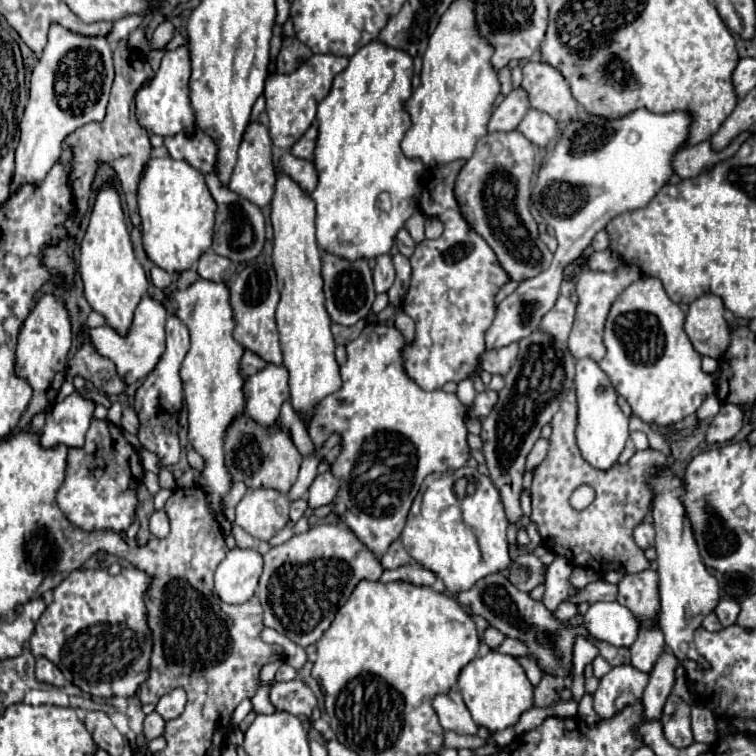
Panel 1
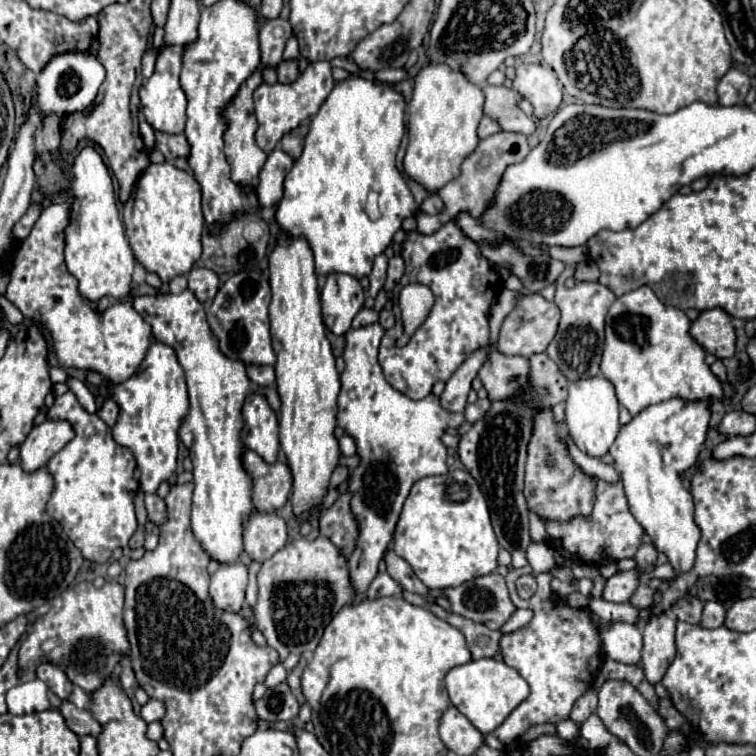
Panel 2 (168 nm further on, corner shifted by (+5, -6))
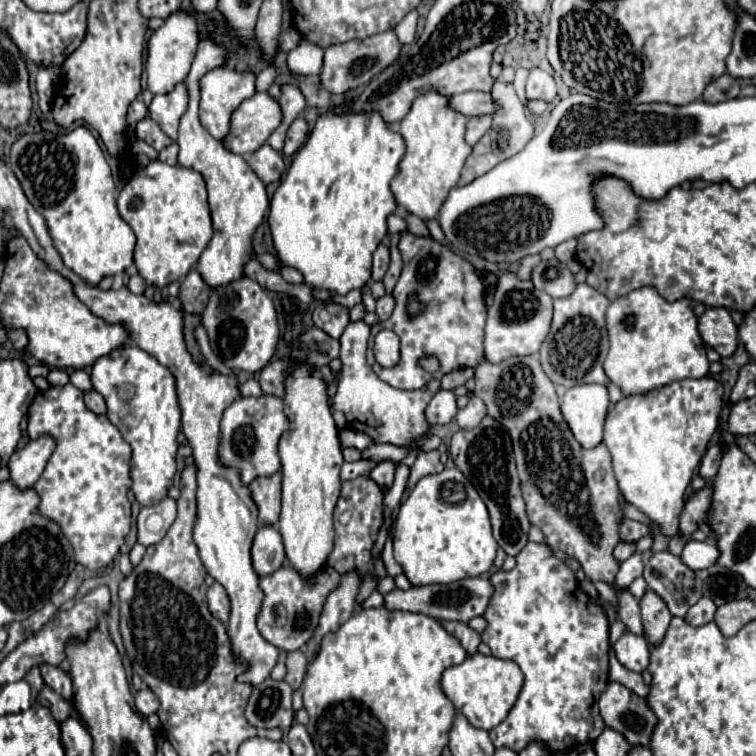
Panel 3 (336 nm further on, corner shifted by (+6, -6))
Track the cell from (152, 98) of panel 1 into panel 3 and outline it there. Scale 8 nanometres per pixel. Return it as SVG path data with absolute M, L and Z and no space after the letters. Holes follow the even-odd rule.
M180 83L174 87L174 91L166 95L156 95L150 103L150 119L160 125L160 129L176 141L178 137L178 121L184 115L188 107L188 91L186 85Z

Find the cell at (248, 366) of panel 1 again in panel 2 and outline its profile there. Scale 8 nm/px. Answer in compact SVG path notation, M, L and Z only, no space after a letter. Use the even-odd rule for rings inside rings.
M247 365L247 375L259 387L275 385L275 369L271 365Z

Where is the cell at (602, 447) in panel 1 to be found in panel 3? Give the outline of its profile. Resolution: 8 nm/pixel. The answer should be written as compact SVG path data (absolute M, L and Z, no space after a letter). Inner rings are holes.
M576 385L562 397L562 415L582 445L598 445L602 427L610 409L608 389L604 385Z

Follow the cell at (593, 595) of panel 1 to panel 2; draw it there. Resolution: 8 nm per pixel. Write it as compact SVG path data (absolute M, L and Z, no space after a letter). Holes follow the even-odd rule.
M617 571L603 589L601 599L611 603L625 603L633 595L633 589L639 585L635 571Z

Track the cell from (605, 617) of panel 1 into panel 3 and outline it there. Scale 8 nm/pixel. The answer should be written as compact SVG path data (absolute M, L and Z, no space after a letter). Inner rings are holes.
M626 631L612 647L616 651L618 661L624 667L628 667L628 669L632 669L636 673L642 673L648 667L648 663L650 663L648 643L640 635L634 635L634 633L628 633Z

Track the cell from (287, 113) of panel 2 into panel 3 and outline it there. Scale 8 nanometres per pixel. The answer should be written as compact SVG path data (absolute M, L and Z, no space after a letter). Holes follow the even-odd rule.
M256 93L242 101L230 119L224 147L232 153L254 153L280 125L280 105L268 93Z

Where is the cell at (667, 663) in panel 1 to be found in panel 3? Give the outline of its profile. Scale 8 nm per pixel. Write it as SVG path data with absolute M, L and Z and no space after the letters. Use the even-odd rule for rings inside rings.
M648 589L640 599L640 609L642 609L642 625L646 641L658 645L670 625L672 613L668 613L668 607L652 589Z

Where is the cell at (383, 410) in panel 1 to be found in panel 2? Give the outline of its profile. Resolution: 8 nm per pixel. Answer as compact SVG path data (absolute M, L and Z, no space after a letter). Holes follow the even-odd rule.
M379 323L345 333L345 371L341 373L341 393L337 401L337 425L353 437L359 455L359 465L349 471L347 483L351 513L359 529L355 551L349 557L349 571L359 595L379 573L379 561L393 539L395 525L413 483L429 475L447 473L447 447L441 441L443 433L465 421L463 413L445 411L433 393L413 401L387 383L377 359L383 335L385 331Z

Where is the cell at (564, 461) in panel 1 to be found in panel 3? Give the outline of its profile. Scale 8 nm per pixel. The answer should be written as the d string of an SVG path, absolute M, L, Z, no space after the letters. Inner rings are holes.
M624 519L620 523L620 539L624 541L638 541L642 539L644 535L648 535L650 529L638 521L630 521L630 519Z

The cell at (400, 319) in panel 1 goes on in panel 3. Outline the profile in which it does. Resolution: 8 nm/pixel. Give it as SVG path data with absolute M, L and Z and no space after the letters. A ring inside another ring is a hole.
M384 295L380 299L376 299L376 315L378 315L378 321L386 321L390 317L394 309L394 297L392 295Z

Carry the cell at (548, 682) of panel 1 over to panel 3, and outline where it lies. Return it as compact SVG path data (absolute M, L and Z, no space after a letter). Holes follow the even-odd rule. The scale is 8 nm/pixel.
M528 543L518 555L512 571L498 570L490 575L494 595L486 613L488 627L482 631L482 641L488 643L494 657L518 663L524 673L524 685L508 717L490 731L494 747L522 751L532 741L542 743L552 753L566 753L578 745L594 743L604 729L596 701L608 685L608 617L594 599L590 599L576 581L574 571L554 557L546 543Z

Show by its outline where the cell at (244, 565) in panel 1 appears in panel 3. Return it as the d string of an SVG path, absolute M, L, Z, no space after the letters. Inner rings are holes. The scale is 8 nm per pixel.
M214 583L212 587L208 587L206 593L208 599L208 609L210 613L220 619L222 623L228 623L228 613L230 613L230 605L228 605L228 595L224 593L224 587L220 583Z

